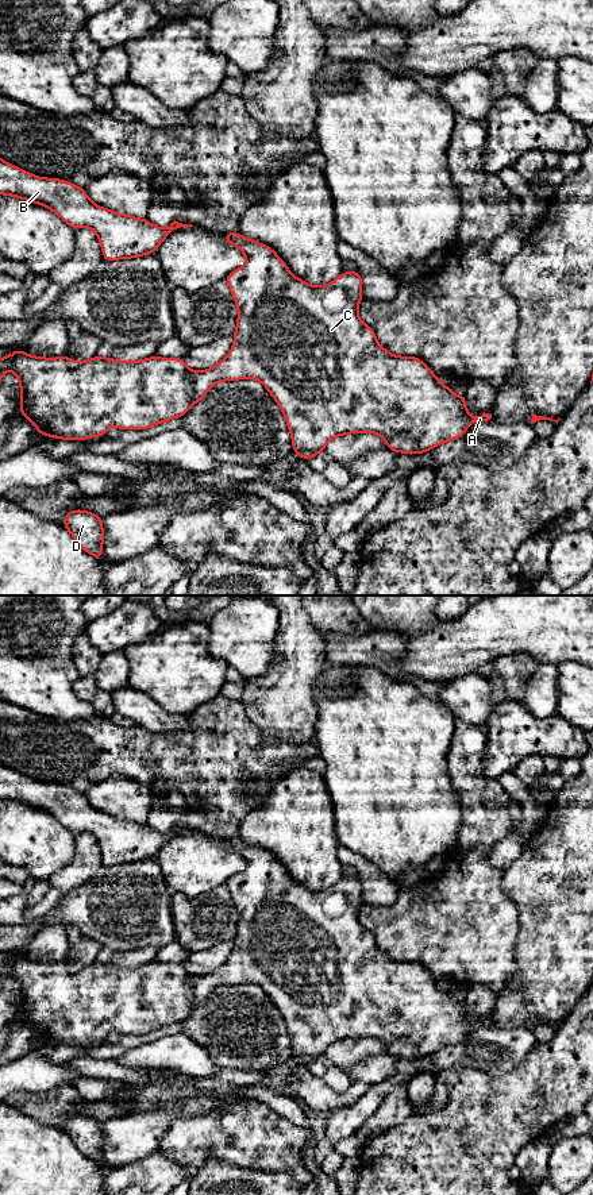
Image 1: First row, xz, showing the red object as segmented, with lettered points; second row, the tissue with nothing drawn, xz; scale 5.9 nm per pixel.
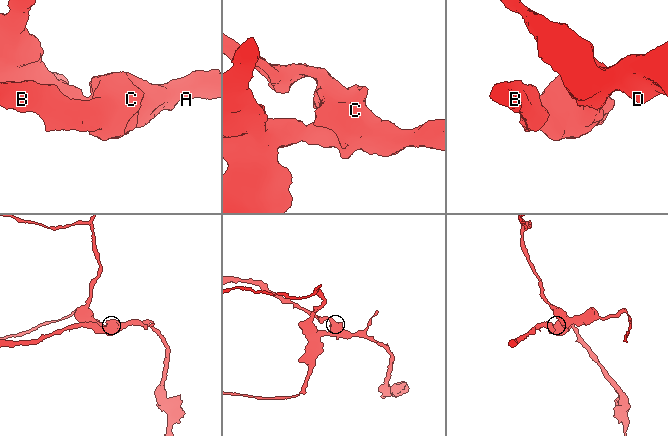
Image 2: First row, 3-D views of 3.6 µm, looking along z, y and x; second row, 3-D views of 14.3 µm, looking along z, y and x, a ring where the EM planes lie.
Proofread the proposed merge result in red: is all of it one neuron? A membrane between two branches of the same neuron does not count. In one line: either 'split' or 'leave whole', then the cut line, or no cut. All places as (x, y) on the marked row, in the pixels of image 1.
split | xz (193, 372), (191, 404)

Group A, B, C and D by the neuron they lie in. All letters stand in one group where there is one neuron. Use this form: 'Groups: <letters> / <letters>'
Groups: A B C / D

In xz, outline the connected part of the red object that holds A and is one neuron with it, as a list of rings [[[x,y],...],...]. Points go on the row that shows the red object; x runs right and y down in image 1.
[[[238,231],[223,234],[223,239],[246,255],[246,265],[226,277],[238,305],[234,346],[220,363],[208,370],[193,371],[192,405],[204,398],[216,382],[258,379],[286,419],[293,452],[308,460],[324,451],[331,439],[347,433],[377,433],[392,452],[424,454],[463,436],[470,421],[496,421],[492,409],[481,416],[470,416],[465,394],[454,394],[450,386],[442,385],[439,377],[419,358],[396,356],[378,344],[373,328],[358,317],[362,275],[357,270],[343,271],[335,281],[315,286],[294,277],[272,247],[250,240]]]

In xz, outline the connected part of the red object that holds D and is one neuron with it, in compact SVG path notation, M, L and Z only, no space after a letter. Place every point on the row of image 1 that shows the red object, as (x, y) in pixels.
M76 509L65 514L62 525L84 551L100 562L104 540L104 528L100 516Z

